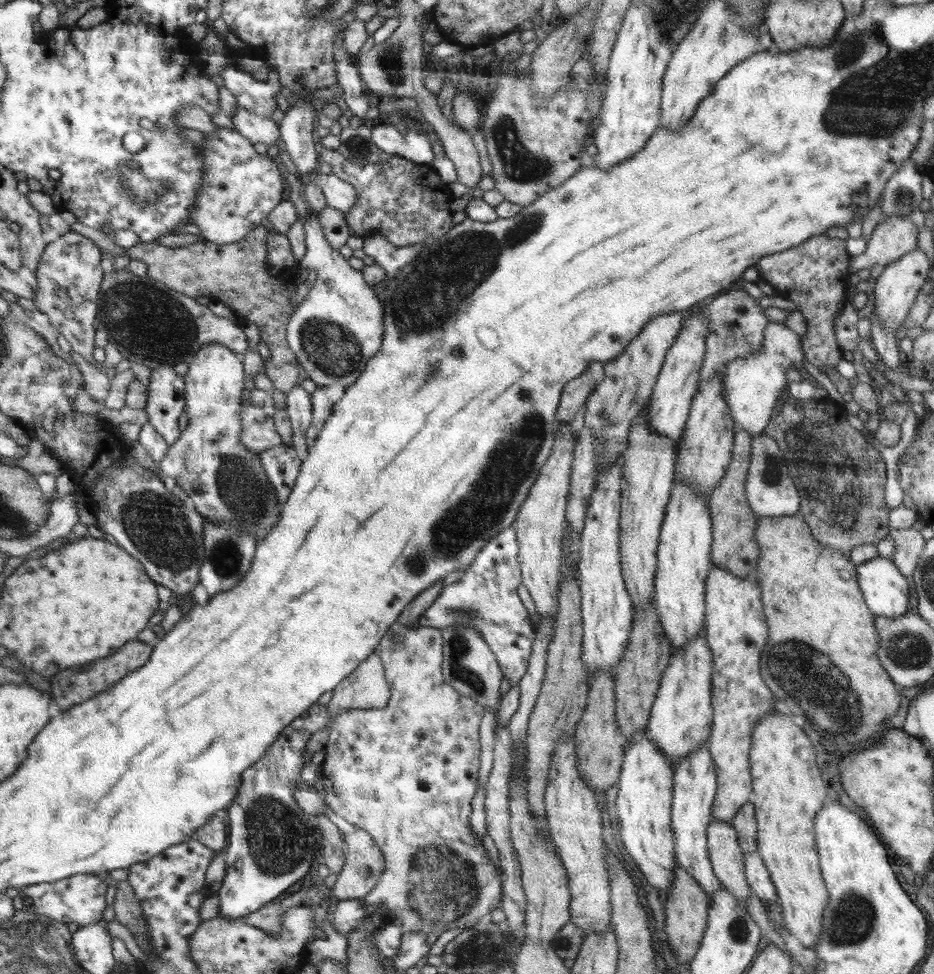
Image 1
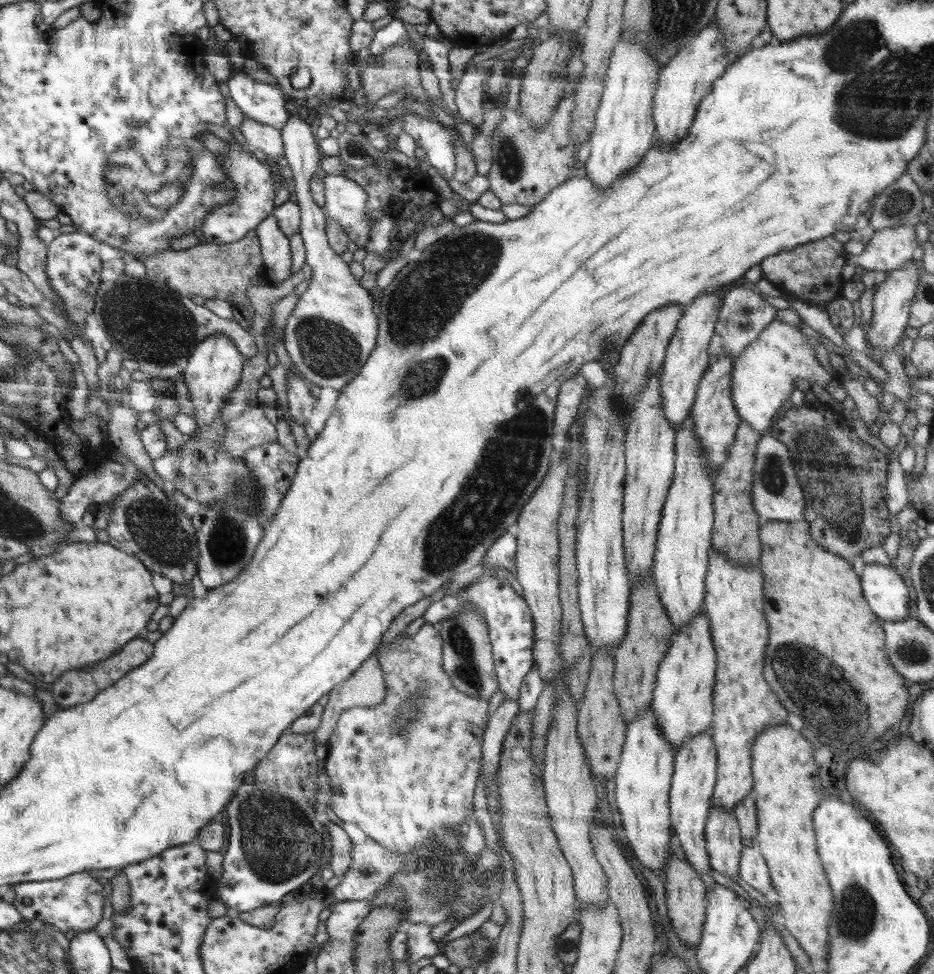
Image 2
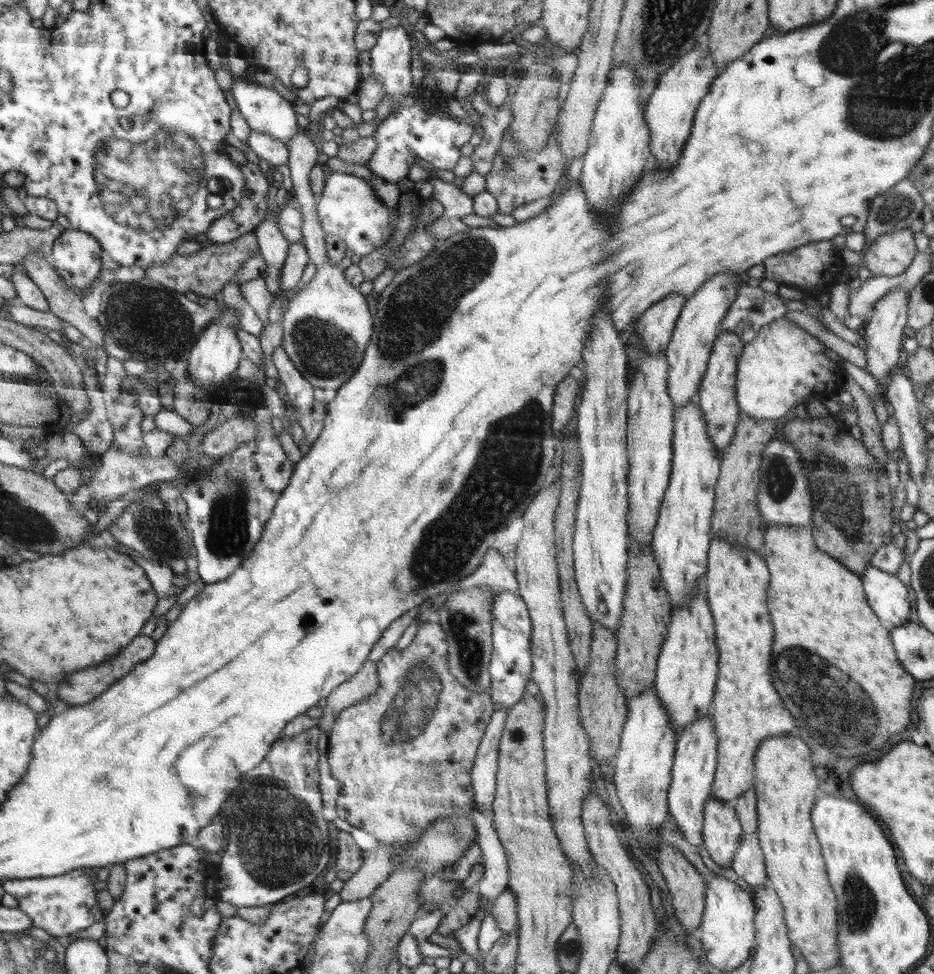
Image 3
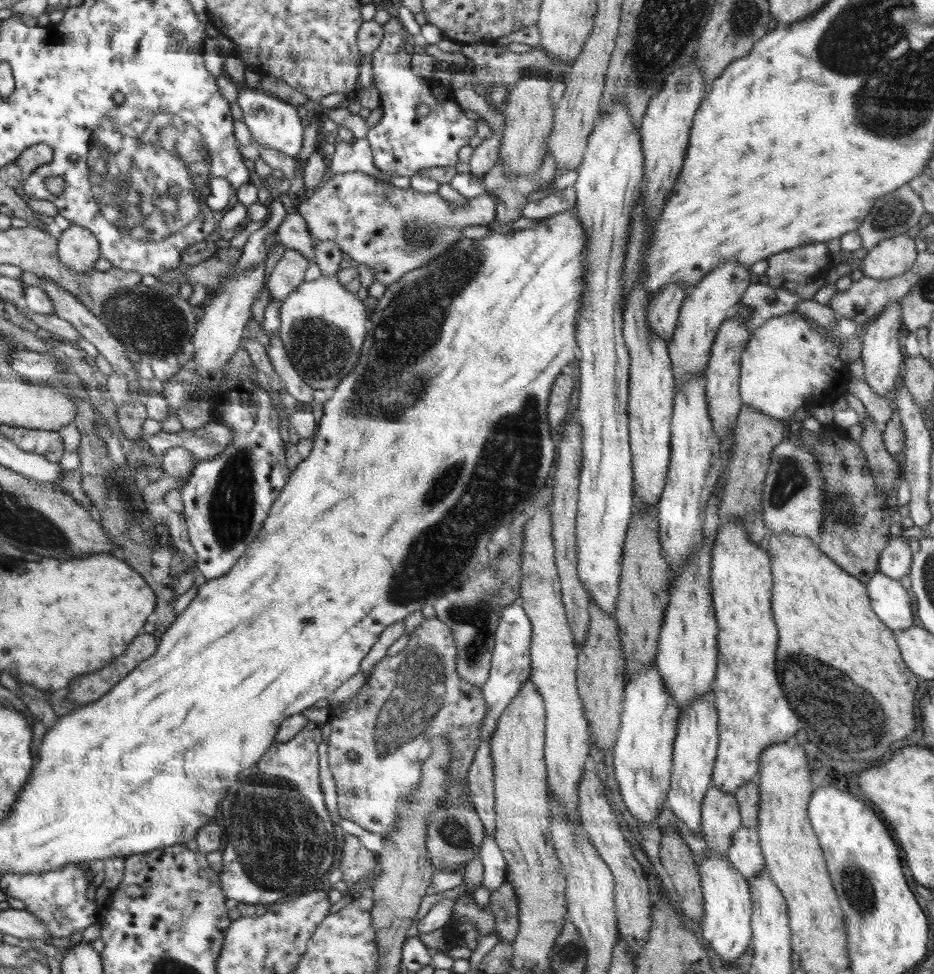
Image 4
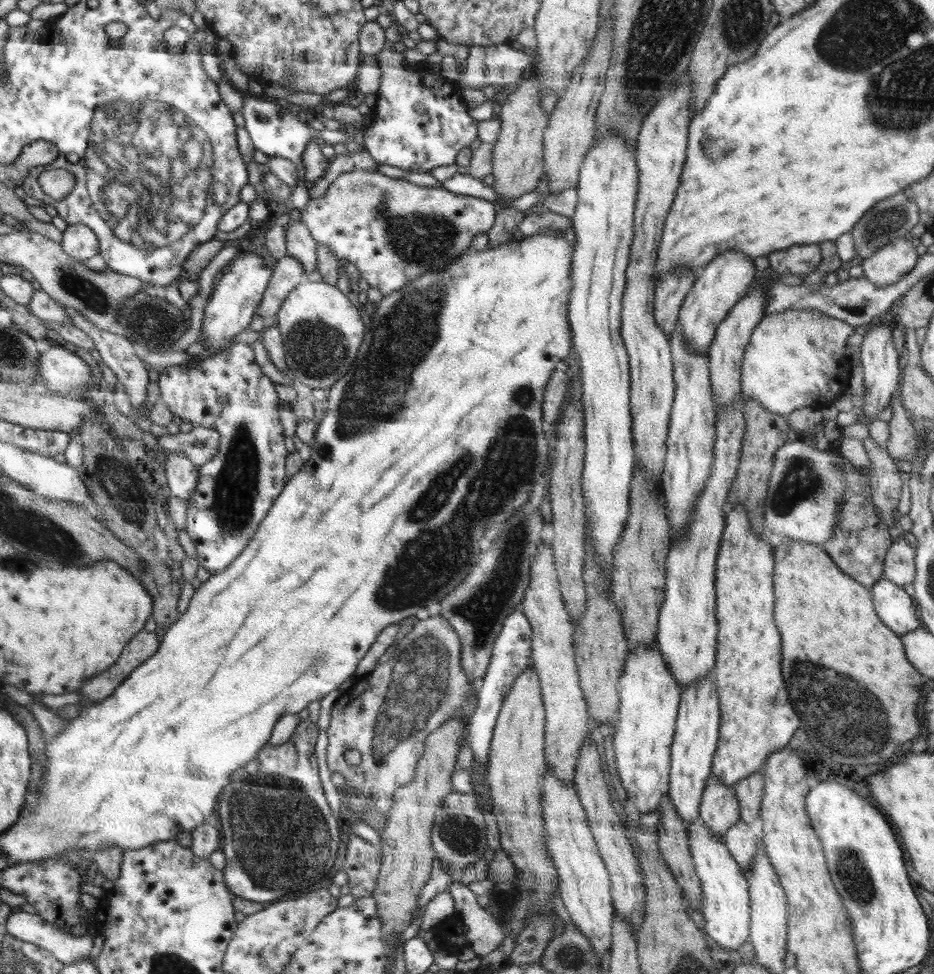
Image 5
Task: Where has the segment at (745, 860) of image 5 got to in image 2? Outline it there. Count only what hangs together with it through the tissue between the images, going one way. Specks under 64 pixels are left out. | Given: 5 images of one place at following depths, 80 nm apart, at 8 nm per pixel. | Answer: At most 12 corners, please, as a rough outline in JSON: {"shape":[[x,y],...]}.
{"shape":[[755,841],[742,849],[739,876],[763,894],[773,889]]}

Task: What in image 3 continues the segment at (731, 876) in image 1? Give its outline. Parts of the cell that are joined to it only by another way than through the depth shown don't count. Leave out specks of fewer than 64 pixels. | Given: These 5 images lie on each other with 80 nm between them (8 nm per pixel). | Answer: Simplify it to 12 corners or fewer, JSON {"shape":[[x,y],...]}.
{"shape":[[712,796],[704,807],[703,844],[731,866],[743,834],[736,801]]}

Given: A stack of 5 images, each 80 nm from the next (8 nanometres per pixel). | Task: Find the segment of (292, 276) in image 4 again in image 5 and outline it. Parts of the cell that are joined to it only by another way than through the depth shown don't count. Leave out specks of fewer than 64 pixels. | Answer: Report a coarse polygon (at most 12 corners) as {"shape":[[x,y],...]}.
{"shape":[[286,254],[256,312],[268,321],[304,280],[302,263]]}

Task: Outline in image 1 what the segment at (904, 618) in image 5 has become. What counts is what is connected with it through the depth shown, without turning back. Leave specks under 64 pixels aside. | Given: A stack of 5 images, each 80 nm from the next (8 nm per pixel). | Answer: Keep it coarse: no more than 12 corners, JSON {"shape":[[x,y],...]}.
{"shape":[[878,556],[855,570],[865,604],[890,618],[907,611],[908,582]]}

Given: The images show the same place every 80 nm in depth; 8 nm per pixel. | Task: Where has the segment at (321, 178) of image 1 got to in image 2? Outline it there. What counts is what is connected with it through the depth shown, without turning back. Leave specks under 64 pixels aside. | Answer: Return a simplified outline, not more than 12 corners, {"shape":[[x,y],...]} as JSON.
{"shape":[[322,174],[327,218],[363,249],[374,226],[367,192]]}

